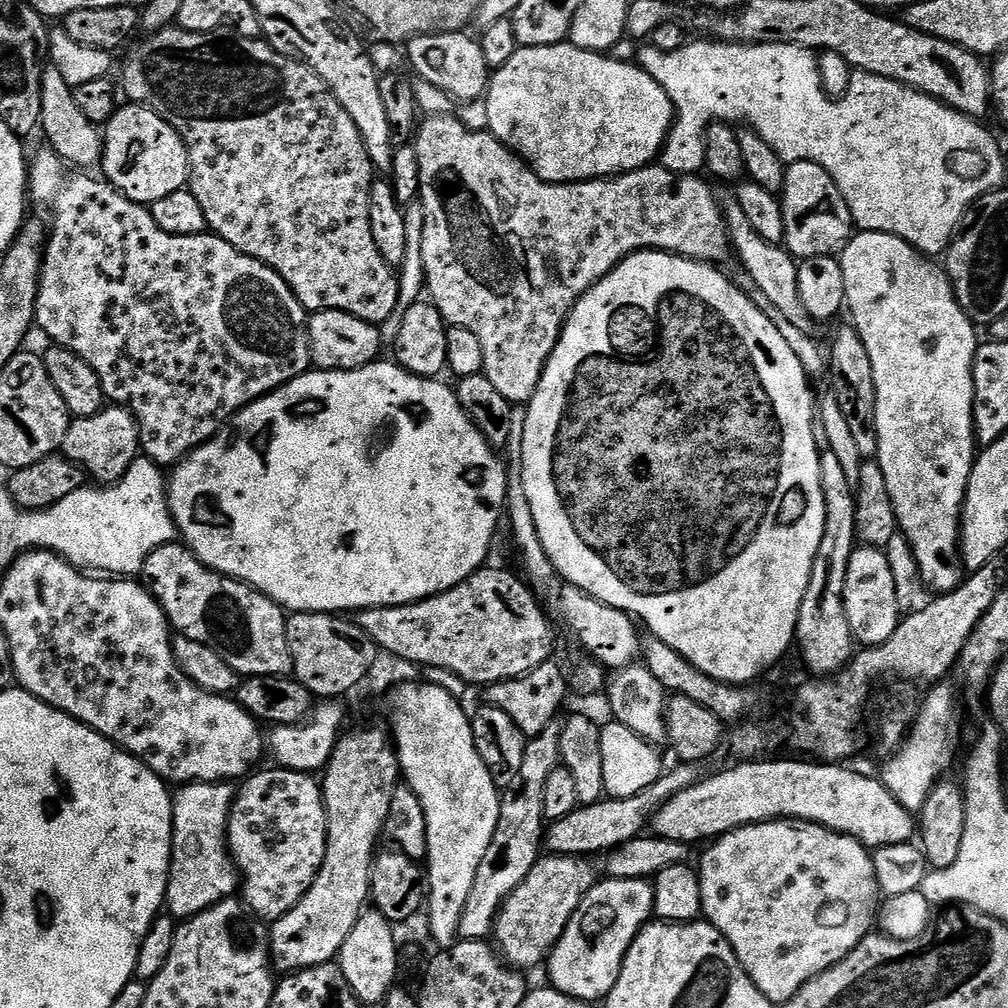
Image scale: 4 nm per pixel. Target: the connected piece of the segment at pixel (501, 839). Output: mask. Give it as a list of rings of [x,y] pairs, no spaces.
[[[553,722],[546,726],[546,730],[542,730],[542,734],[531,737],[526,746],[526,755],[522,758],[522,770],[518,774],[518,778],[514,781],[514,786],[510,786],[501,795],[500,798],[500,817],[498,818],[498,826],[494,830],[494,838],[490,838],[490,850],[486,850],[486,858],[482,858],[482,866],[478,866],[478,874],[474,874],[474,886],[470,889],[470,898],[466,898],[466,910],[462,912],[460,919],[460,936],[465,940],[487,941],[493,935],[496,927],[496,915],[500,912],[500,908],[506,902],[506,898],[510,898],[510,894],[514,894],[514,890],[518,886],[522,886],[522,878],[526,878],[526,874],[530,874],[530,870],[534,870],[536,861],[542,855],[542,841],[546,836],[546,821],[544,819],[544,811],[542,810],[542,794],[546,790],[546,778],[550,778],[550,774],[555,768],[561,767],[562,761],[560,759],[560,735],[564,729],[563,723]]]

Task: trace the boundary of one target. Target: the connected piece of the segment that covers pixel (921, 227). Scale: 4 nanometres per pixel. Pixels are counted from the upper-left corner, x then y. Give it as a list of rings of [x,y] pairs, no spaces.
[[[696,40],[693,44],[692,41],[686,42],[678,50],[670,50],[669,52],[658,50],[651,42],[648,42],[641,47],[645,48],[637,56],[634,56],[635,63],[640,65],[643,72],[650,74],[650,78],[654,78],[654,82],[658,82],[658,86],[662,86],[662,90],[666,90],[666,94],[672,103],[674,113],[672,129],[668,131],[664,150],[660,153],[658,160],[662,167],[670,170],[675,176],[691,176],[704,168],[704,135],[713,122],[740,126],[743,125],[740,123],[745,120],[748,123],[745,125],[751,131],[758,133],[762,142],[774,146],[776,153],[788,164],[809,160],[818,166],[822,166],[822,170],[826,170],[826,174],[830,174],[830,178],[834,178],[834,186],[838,186],[842,198],[846,198],[846,206],[850,206],[852,223],[859,231],[894,234],[905,240],[917,252],[929,258],[936,258],[939,252],[940,255],[947,253],[948,246],[956,235],[956,229],[960,227],[961,220],[964,219],[964,215],[968,213],[968,209],[972,207],[974,201],[979,196],[996,191],[1005,183],[1004,156],[1000,153],[1000,144],[980,125],[983,123],[979,119],[961,112],[955,112],[953,108],[946,106],[941,100],[930,98],[925,92],[907,88],[905,84],[900,84],[890,78],[882,78],[869,72],[853,71],[852,81],[844,96],[833,98],[824,92],[822,78],[820,77],[820,62],[817,53],[811,48],[803,48],[797,44],[726,44],[708,40]]]

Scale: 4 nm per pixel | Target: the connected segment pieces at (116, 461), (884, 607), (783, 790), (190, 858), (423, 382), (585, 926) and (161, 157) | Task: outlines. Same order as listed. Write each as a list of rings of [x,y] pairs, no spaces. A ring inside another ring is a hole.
[[[105,406],[90,418],[73,419],[62,445],[64,457],[83,468],[91,479],[93,476],[96,479],[93,481],[100,486],[111,486],[119,482],[141,452],[140,427],[129,408],[119,406]]]
[[[857,546],[846,570],[846,590],[844,591],[846,622],[850,622],[852,639],[857,645],[871,646],[886,642],[902,619],[898,606],[898,590],[894,587],[894,573],[882,548]]]
[[[761,758],[758,760],[750,760],[747,762],[736,762],[733,768],[728,768],[725,772],[716,772],[713,776],[697,779],[694,786],[690,786],[686,790],[682,790],[678,794],[674,794],[674,798],[670,798],[670,802],[666,802],[660,809],[652,816],[650,825],[651,835],[661,836],[670,842],[682,842],[689,846],[695,846],[699,840],[703,842],[711,842],[718,836],[725,836],[727,832],[733,832],[735,828],[741,828],[747,824],[761,824],[767,820],[807,820],[810,824],[820,824],[823,828],[829,828],[835,832],[846,834],[850,838],[854,838],[858,842],[862,842],[864,847],[869,850],[875,850],[882,846],[894,846],[895,844],[909,843],[917,835],[918,824],[914,819],[913,813],[907,812],[903,806],[896,801],[894,794],[890,794],[890,790],[886,790],[883,779],[872,776],[863,776],[860,772],[855,772],[854,769],[848,768],[852,766],[845,766],[843,763],[839,764],[825,764],[823,762],[813,762],[808,758],[788,758],[792,760],[776,760],[780,758]]]
[[[228,782],[185,784],[175,789],[172,798],[172,857],[168,871],[167,915],[183,922],[206,911],[210,906],[237,895],[242,881],[232,853],[228,850],[228,816],[236,800],[237,789]]]
[[[373,362],[364,368],[355,368],[349,372],[326,372],[323,370],[309,370],[303,372],[298,378],[286,382],[281,388],[275,388],[262,398],[258,398],[250,406],[246,406],[236,416],[232,417],[223,428],[217,432],[212,440],[207,440],[202,446],[198,446],[190,455],[184,457],[179,464],[171,469],[168,486],[168,505],[172,510],[172,517],[176,523],[179,535],[183,543],[192,551],[197,558],[208,568],[213,568],[216,572],[221,572],[224,576],[229,576],[235,580],[240,580],[244,584],[249,584],[251,588],[258,589],[261,594],[271,598],[273,602],[289,613],[294,612],[326,612],[329,614],[353,614],[359,613],[365,608],[385,608],[386,606],[398,606],[399,604],[414,604],[417,600],[426,600],[429,596],[437,596],[440,592],[449,592],[454,586],[458,586],[466,578],[470,578],[481,568],[485,567],[488,551],[492,548],[492,539],[496,536],[496,527],[502,524],[502,517],[506,512],[508,503],[508,470],[503,459],[498,457],[497,449],[489,444],[488,439],[474,426],[474,422],[462,410],[462,406],[456,397],[456,389],[450,383],[443,384],[443,379],[429,378],[426,376],[415,376],[413,372],[408,372],[395,362],[380,364]]]
[[[601,879],[582,898],[582,906],[570,918],[562,938],[546,961],[551,987],[575,1000],[603,1001],[614,990],[622,962],[644,925],[654,916],[656,889],[648,880]]]
[[[131,102],[125,105],[125,108],[124,105],[117,107],[115,114],[102,128],[104,137],[103,179],[107,180],[112,187],[117,188],[126,198],[145,206],[158,202],[158,198],[166,198],[166,194],[185,191],[189,170],[188,147],[184,145],[184,139],[164,119],[154,114],[154,110]]]

